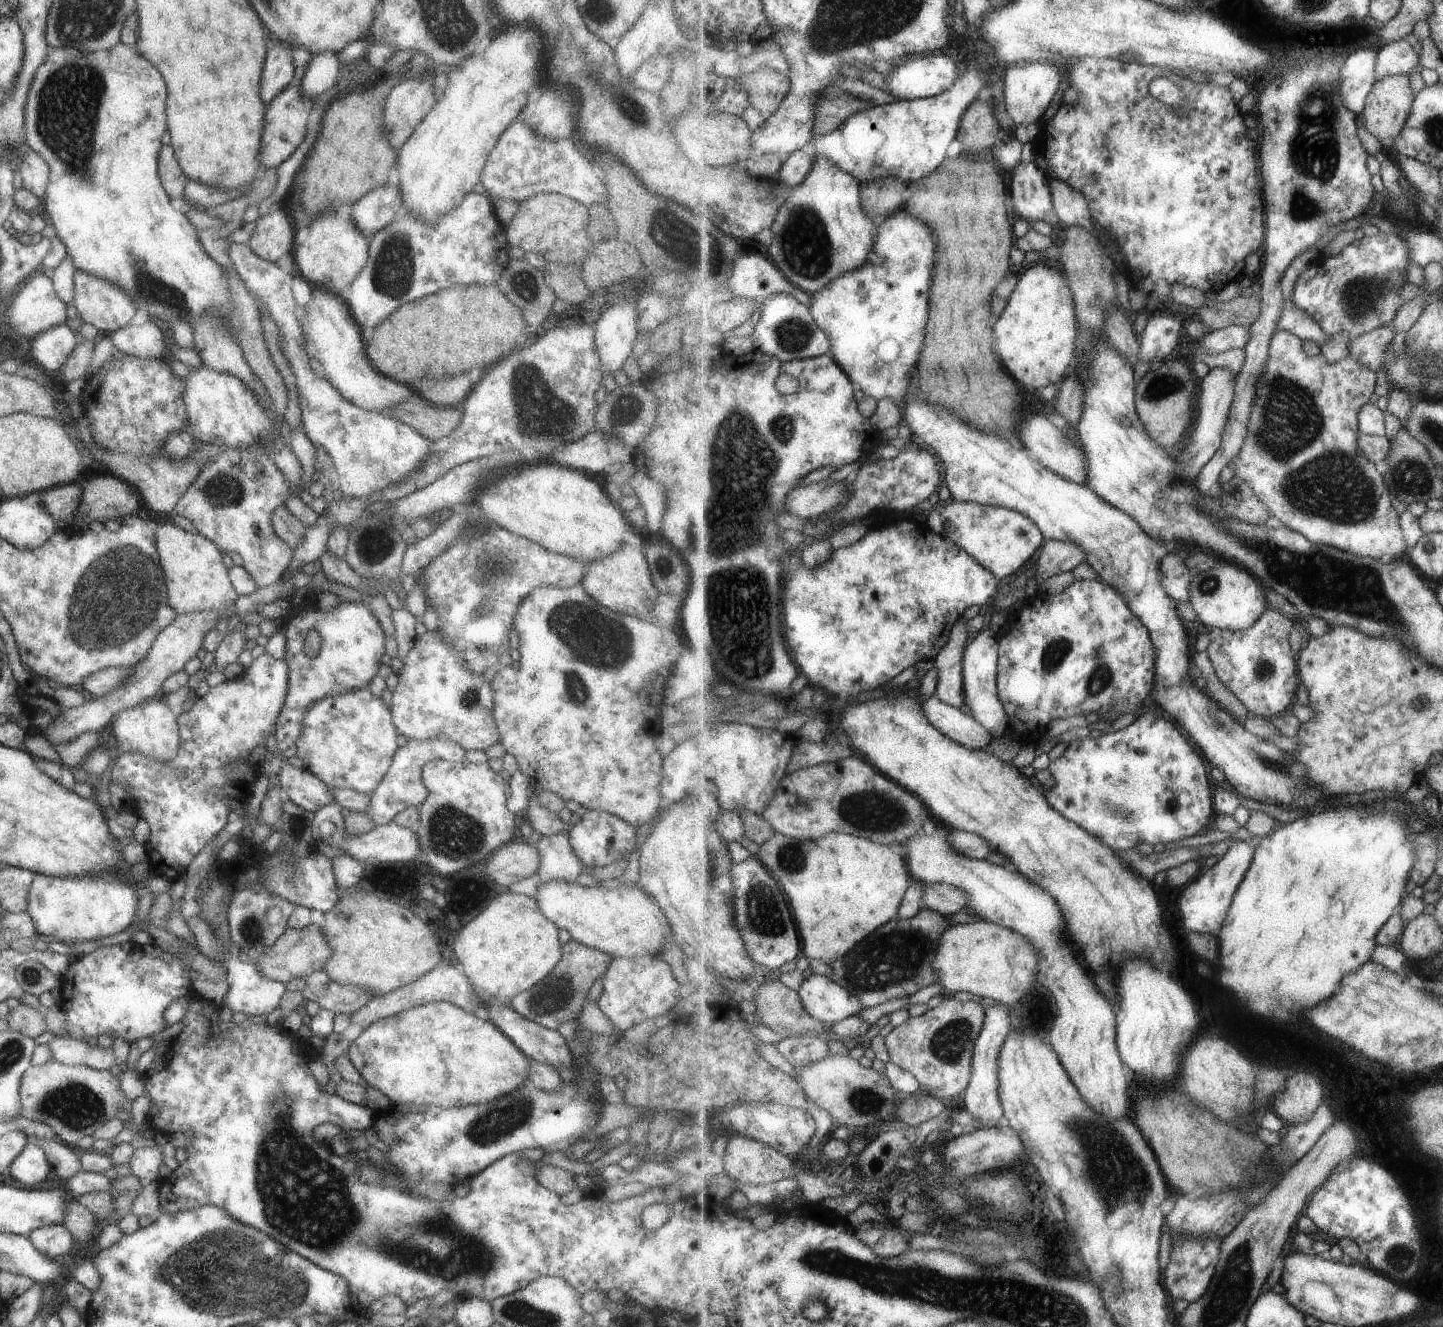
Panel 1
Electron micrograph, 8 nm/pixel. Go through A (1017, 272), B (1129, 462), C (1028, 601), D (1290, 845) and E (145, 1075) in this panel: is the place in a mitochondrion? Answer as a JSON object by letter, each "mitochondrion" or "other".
{"A":"other","B":"other","C":"other","D":"other","E":"other"}

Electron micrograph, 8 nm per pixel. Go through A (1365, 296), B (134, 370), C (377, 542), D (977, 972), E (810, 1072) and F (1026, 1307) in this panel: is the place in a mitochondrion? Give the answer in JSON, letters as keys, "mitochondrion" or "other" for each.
{"A":"mitochondrion","B":"other","C":"mitochondrion","D":"other","E":"other","F":"mitochondrion"}

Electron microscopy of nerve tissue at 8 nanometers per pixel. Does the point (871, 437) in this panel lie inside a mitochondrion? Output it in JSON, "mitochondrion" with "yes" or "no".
{"mitochondrion":"no"}

